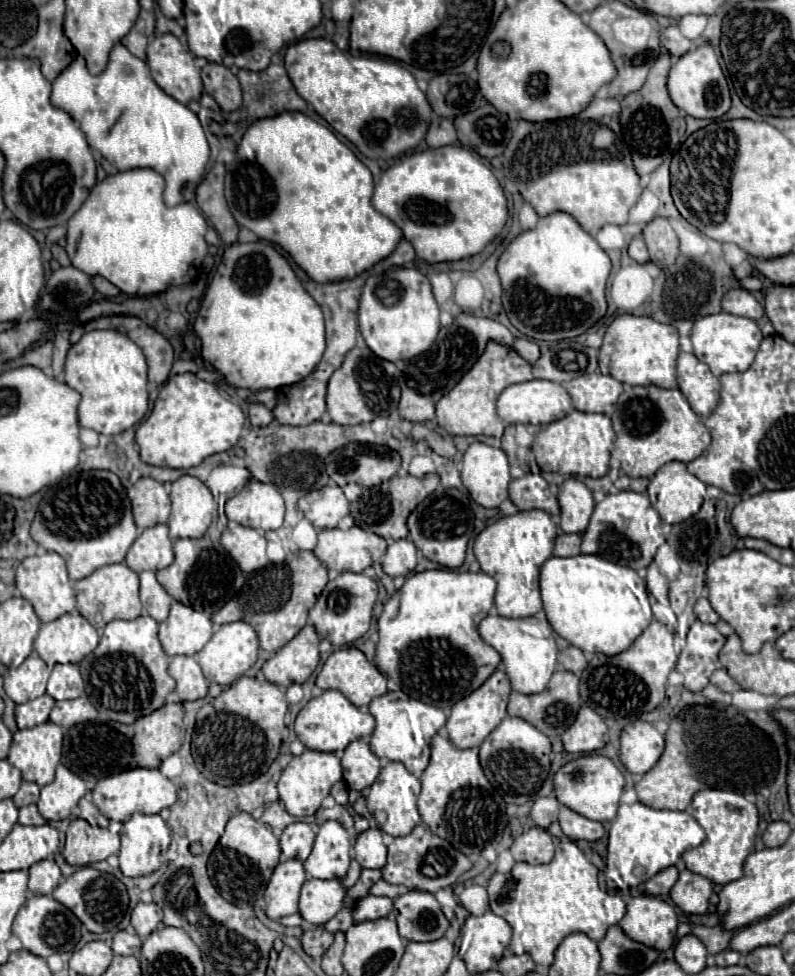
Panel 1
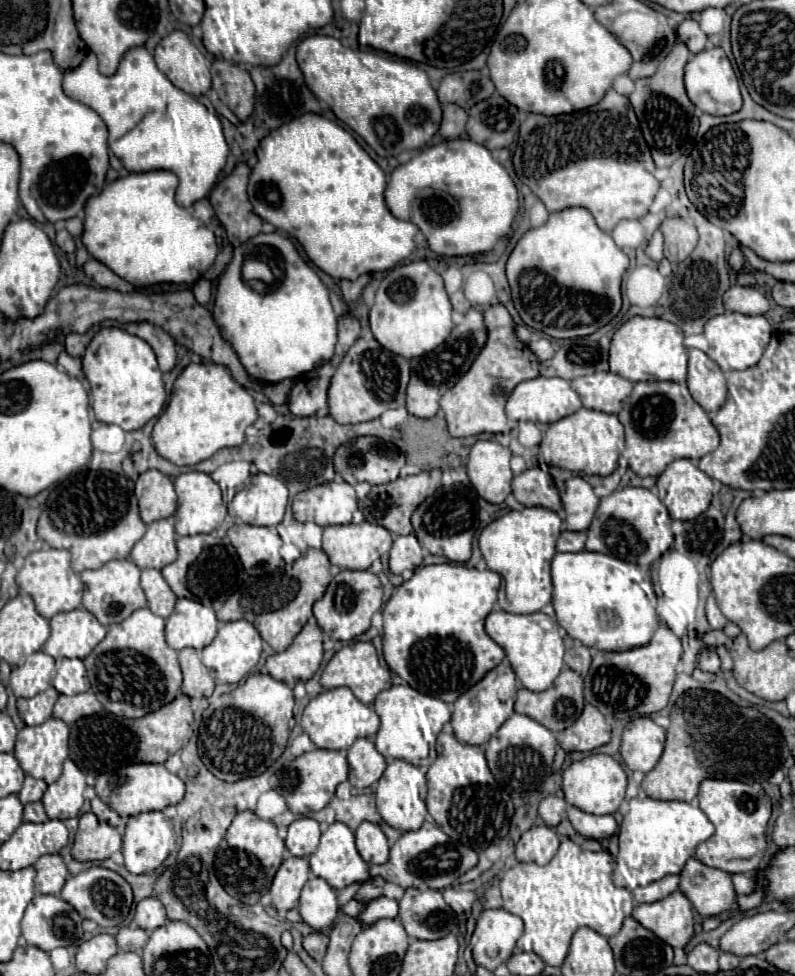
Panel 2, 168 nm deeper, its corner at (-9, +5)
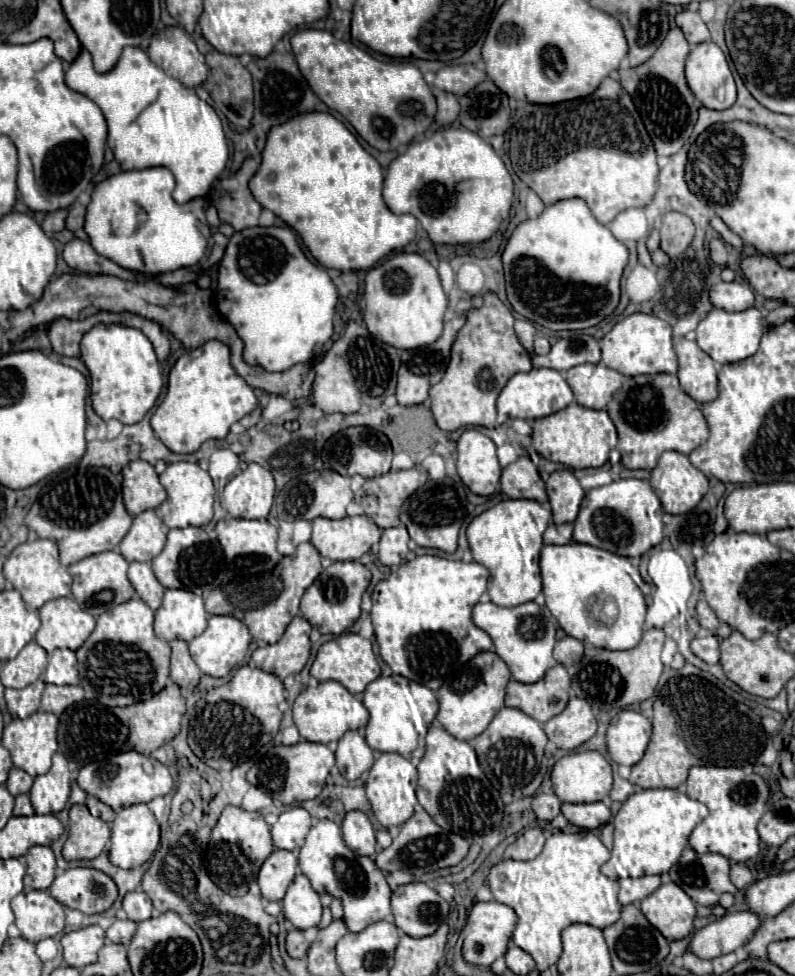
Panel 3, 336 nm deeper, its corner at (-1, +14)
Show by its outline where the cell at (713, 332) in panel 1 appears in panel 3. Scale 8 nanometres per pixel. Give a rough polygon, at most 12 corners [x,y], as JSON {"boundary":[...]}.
{"boundary":[[712,309],[696,343],[716,363],[758,351],[762,313]]}

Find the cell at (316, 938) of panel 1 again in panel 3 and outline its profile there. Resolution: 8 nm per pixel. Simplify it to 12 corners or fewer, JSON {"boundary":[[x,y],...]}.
{"boundary":[[302,931],[286,935],[286,951],[292,959],[304,959],[310,945]]}

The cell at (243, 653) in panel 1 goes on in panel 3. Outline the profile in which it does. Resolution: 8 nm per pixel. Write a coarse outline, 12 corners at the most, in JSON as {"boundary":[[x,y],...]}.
{"boundary":[[212,615],[190,641],[202,673],[226,677],[252,635],[232,615]]}

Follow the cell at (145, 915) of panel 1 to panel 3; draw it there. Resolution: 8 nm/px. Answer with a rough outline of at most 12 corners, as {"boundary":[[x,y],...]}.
{"boundary":[[144,891],[124,897],[122,909],[130,921],[152,917],[152,901]]}

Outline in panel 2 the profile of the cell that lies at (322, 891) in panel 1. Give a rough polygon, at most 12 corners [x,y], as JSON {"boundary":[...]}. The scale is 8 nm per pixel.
{"boundary":[[312,876],[300,896],[300,916],[314,930],[334,924],[338,896]]}

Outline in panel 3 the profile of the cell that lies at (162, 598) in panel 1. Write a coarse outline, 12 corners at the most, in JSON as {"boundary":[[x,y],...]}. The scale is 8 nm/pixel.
{"boundary":[[130,563],[128,581],[138,597],[156,611],[164,587],[150,563]]}

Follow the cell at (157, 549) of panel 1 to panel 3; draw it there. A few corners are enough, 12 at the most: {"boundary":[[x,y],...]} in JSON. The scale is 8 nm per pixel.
{"boundary":[[156,511],[132,517],[130,531],[112,551],[128,563],[162,553],[166,527]]}

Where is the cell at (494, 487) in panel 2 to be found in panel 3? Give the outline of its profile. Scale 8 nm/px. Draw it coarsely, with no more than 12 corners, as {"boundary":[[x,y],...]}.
{"boundary":[[478,429],[458,439],[458,475],[476,495],[500,483],[496,445]]}

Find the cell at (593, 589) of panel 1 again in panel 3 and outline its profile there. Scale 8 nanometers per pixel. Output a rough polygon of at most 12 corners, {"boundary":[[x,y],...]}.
{"boundary":[[542,547],[542,593],[566,635],[610,651],[644,629],[626,557]]}

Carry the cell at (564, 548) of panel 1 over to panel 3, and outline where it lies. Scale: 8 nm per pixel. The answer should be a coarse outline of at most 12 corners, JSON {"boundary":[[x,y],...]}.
{"boundary":[[550,523],[544,543],[566,545],[572,541],[572,525]]}

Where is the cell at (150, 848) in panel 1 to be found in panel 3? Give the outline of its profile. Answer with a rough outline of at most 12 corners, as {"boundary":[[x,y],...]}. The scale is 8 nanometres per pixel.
{"boundary":[[148,805],[112,823],[110,861],[134,869],[154,855],[160,827]]}

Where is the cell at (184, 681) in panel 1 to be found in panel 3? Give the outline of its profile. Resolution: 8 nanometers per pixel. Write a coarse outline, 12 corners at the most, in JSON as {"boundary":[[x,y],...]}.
{"boundary":[[170,641],[170,679],[180,687],[196,687],[202,671],[188,645]]}

